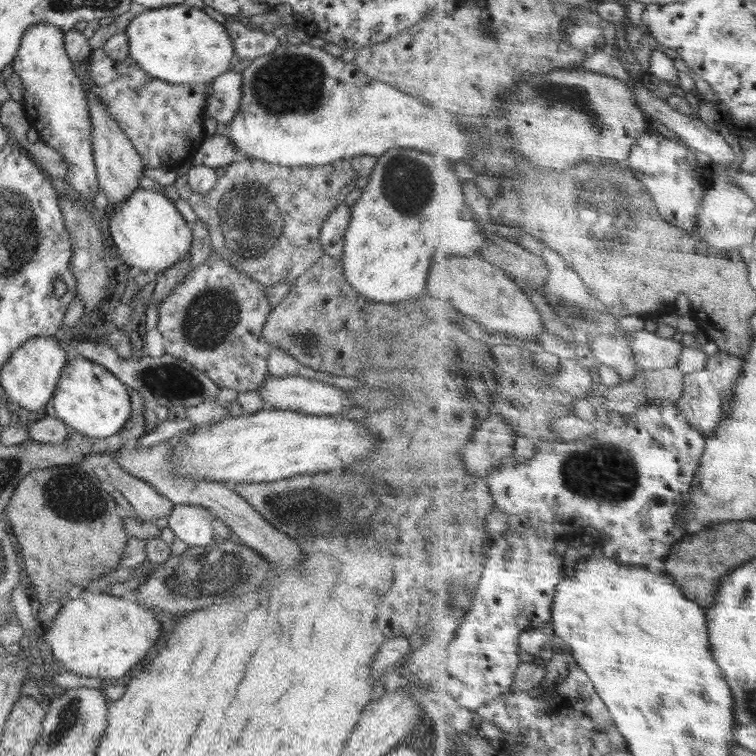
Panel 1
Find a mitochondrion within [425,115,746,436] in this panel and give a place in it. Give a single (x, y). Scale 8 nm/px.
(599, 194)

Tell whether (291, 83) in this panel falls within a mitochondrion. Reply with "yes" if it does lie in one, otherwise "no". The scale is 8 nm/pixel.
yes

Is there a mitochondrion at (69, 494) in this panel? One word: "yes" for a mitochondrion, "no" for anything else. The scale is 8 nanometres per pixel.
yes

